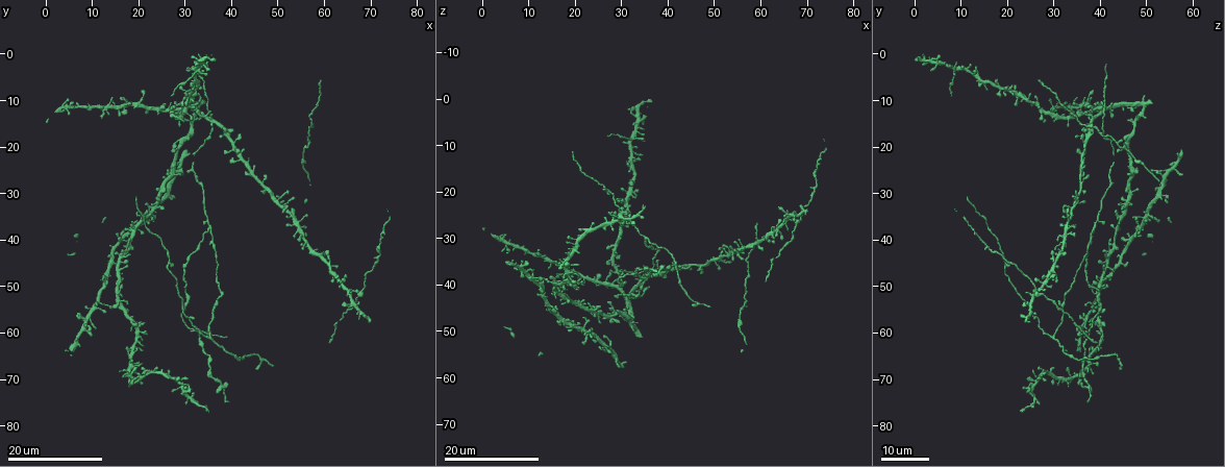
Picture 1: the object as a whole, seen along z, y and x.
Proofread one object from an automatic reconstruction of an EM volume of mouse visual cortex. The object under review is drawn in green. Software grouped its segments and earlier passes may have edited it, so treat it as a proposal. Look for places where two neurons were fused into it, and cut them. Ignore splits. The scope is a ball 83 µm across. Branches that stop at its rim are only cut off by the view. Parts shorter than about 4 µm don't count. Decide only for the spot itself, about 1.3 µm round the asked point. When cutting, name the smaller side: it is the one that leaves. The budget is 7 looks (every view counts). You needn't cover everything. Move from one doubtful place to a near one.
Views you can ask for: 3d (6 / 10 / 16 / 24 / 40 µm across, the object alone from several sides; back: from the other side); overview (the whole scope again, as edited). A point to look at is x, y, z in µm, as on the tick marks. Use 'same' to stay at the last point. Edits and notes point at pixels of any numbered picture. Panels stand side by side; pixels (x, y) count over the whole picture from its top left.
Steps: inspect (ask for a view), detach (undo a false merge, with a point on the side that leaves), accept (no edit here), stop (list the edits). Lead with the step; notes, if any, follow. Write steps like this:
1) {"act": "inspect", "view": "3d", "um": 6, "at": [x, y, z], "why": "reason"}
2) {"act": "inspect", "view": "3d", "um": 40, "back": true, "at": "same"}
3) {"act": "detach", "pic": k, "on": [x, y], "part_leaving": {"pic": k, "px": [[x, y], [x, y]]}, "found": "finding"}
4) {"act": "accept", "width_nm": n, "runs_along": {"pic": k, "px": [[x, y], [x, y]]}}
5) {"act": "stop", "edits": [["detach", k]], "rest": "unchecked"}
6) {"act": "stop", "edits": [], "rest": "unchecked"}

{"act": "inspect", "view": "3d", "um": 24, "at": [47.0, 27.5, 36.0], "why": "side arm on a straight run"}

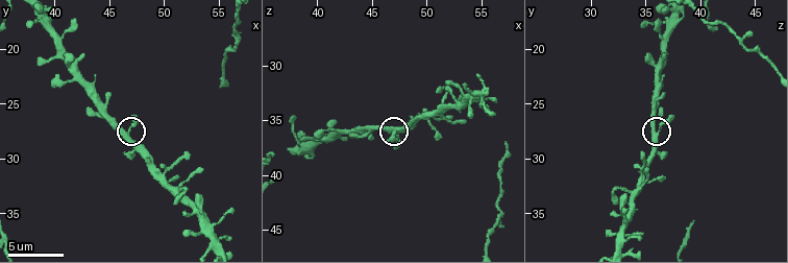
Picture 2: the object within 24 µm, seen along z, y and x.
{"act": "inspect", "view": "3d", "um": 10, "at": [46.6, 28.0, 36.0]}

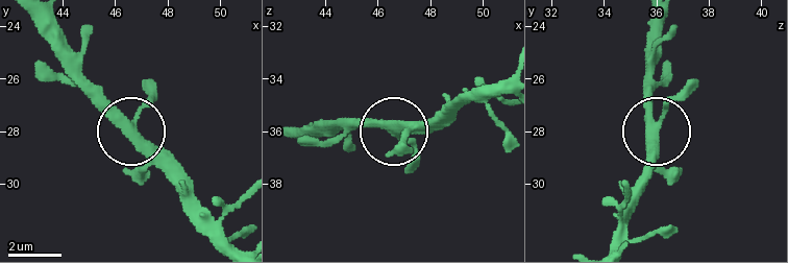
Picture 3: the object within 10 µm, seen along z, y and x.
{"act": "accept", "arms": 3, "runs_along": {"pic": 3, "px": [[32, 21], [124, 122], [144, 109], [155, 84]]}, "found": "all the same neuron"}

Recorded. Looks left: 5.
{"act": "inspect", "view": "3d", "um": 16, "at": [35.0, 12.0, 41.0], "why": "thin arm on a thick one"}

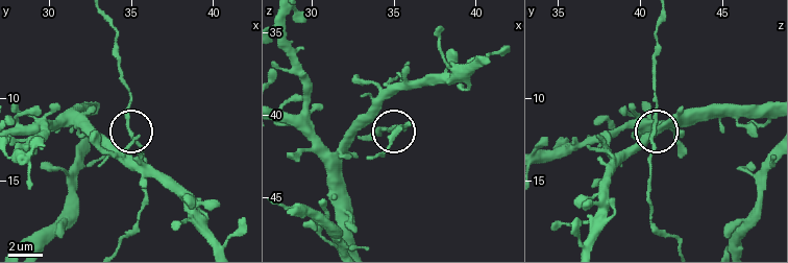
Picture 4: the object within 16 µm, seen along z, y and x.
{"act": "inspect", "view": "3d", "um": 10, "at": [35.0, 12.1, 40.7]}

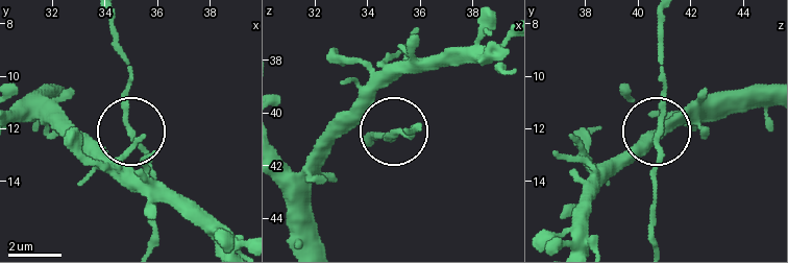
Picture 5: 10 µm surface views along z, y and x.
{"act": "accept", "runs_along": {"pic": 5, "px": [[735, 102], [690, 104], [651, 141], [663, 116], [663, 71]]}, "found": "all the same neuron"}

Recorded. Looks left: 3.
{"act": "inspect", "view": "3d", "um": 16, "at": [32.5, 3.5, 9.0], "why": "small branch off a trunk"}

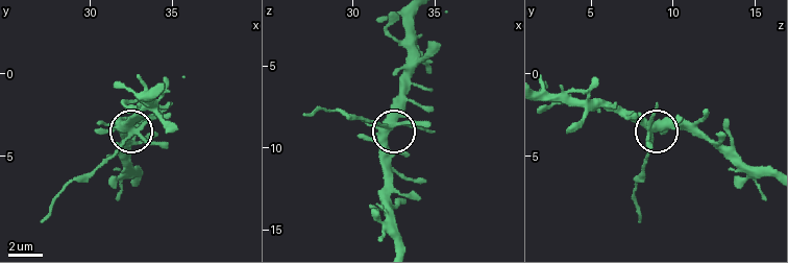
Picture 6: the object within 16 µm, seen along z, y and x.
{"act": "inspect", "view": "3d", "um": 10, "at": [32.4, 3.6, 8.5]}

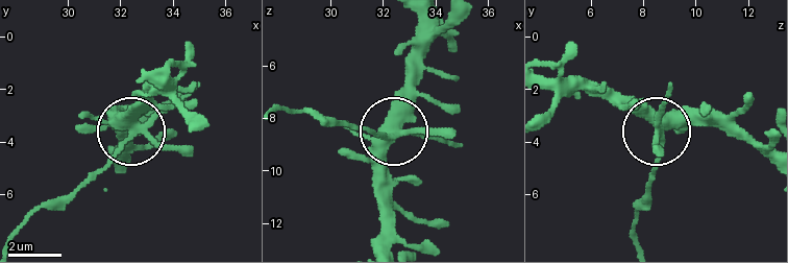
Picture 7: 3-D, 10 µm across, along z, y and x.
{"act": "detach", "pic": 7, "on": [660, 105], "width_nm": 310, "part_leaving": {"pic": 7, "px": [[662, 133], [655, 173], [635, 207], [635, 245]]}, "found": "a second neuron is stuck on"}

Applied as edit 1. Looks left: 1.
{"act": "stop", "edits": [["detach", 7]], "rest": "unchecked"}

